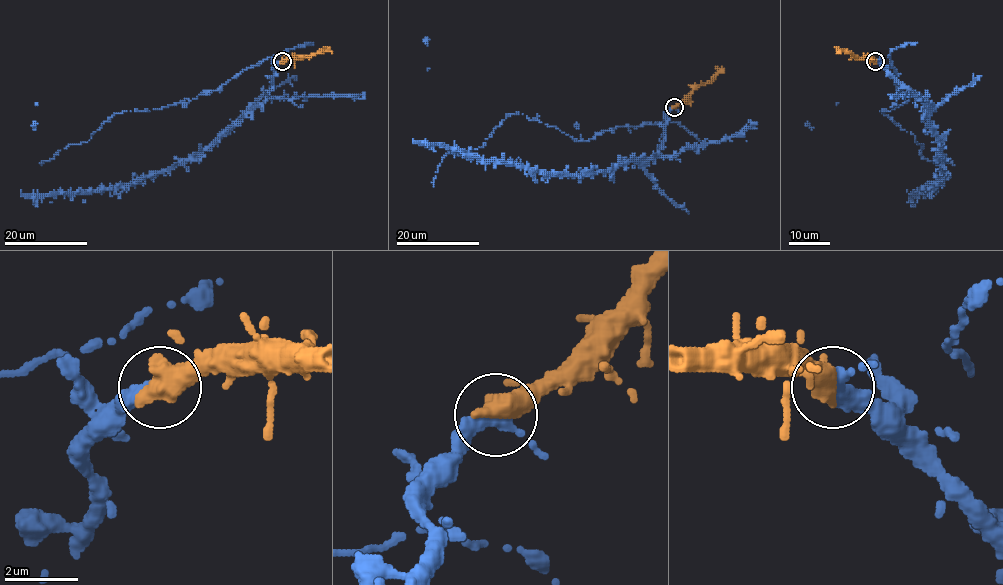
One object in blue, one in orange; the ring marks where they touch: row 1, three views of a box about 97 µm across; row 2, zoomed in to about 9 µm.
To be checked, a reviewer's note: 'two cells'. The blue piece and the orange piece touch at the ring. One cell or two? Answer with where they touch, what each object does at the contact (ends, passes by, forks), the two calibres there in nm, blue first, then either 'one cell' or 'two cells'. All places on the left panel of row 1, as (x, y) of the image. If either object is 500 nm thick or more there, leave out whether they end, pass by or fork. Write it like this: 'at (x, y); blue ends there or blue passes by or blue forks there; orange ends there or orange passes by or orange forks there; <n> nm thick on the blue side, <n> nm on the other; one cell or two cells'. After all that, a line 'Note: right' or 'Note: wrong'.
at (282, 61); 320 nm thick on the blue side, 650 nm on the other; one cell
Note: wrong

